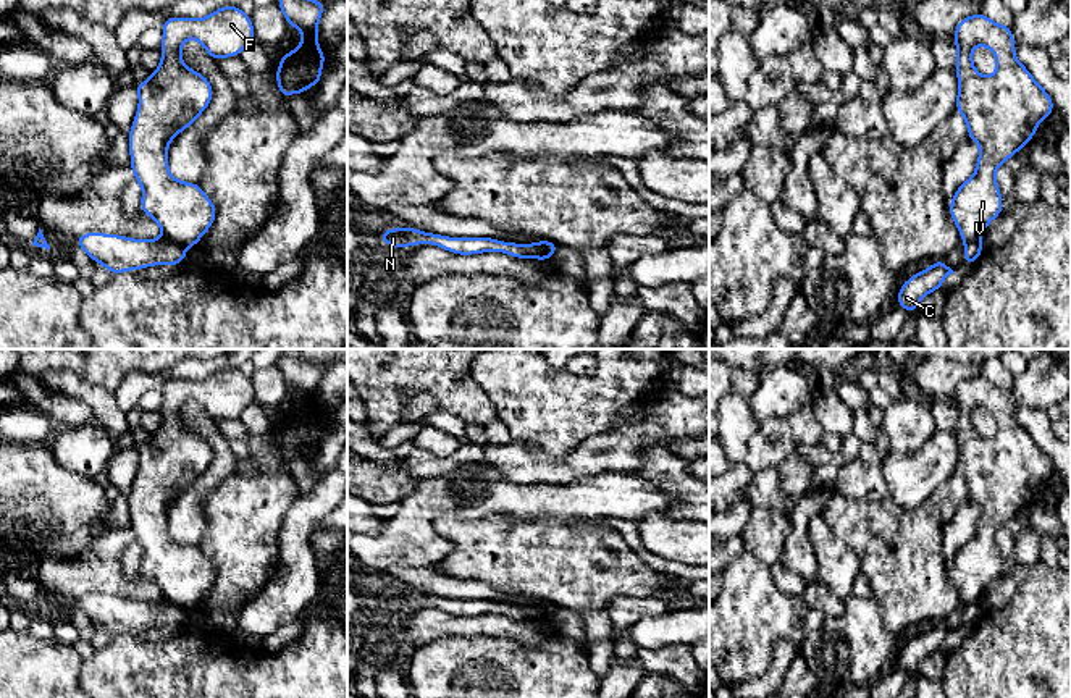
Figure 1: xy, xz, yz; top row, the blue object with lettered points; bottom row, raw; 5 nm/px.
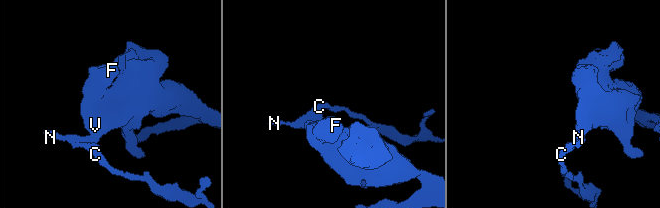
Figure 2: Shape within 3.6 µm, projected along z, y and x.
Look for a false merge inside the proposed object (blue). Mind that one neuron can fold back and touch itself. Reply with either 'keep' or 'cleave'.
cleave

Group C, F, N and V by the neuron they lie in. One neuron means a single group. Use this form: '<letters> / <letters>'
C N / F V

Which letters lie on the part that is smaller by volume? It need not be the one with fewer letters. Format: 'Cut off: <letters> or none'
Cut off: C, N

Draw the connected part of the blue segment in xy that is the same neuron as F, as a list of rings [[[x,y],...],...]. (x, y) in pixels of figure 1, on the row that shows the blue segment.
[[[225,5],[202,19],[170,16],[162,34],[160,66],[149,81],[134,86],[139,108],[128,132],[129,166],[142,186],[141,212],[160,225],[163,238],[191,247],[210,229],[216,207],[199,183],[171,176],[166,150],[210,105],[213,86],[183,63],[181,47],[194,37],[216,63],[239,57],[255,40],[255,32],[250,16]]]

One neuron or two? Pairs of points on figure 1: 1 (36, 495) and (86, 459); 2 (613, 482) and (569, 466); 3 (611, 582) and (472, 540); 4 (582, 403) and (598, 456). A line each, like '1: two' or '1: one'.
1: two
2: two
3: one
4: two

